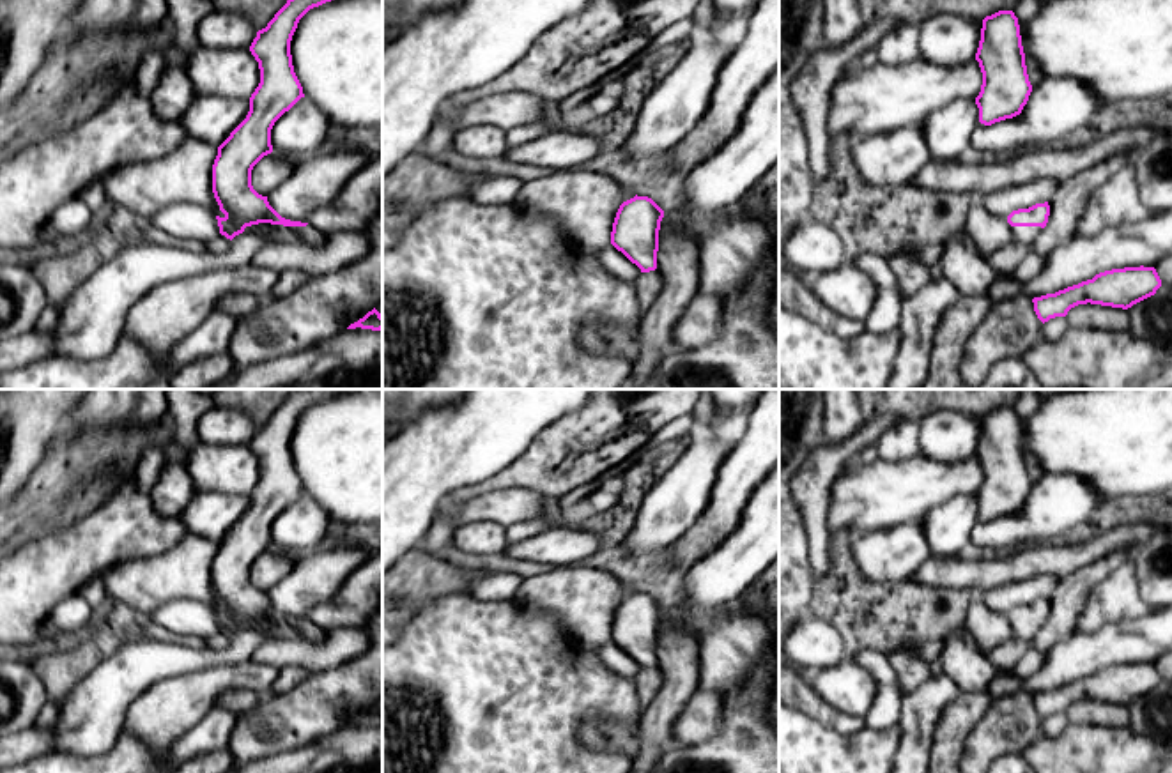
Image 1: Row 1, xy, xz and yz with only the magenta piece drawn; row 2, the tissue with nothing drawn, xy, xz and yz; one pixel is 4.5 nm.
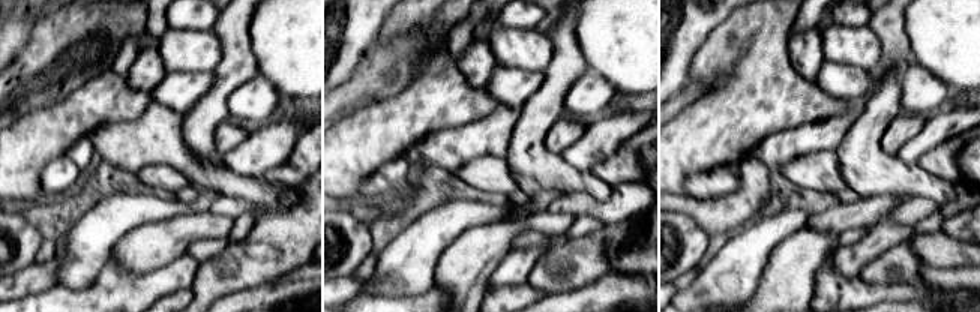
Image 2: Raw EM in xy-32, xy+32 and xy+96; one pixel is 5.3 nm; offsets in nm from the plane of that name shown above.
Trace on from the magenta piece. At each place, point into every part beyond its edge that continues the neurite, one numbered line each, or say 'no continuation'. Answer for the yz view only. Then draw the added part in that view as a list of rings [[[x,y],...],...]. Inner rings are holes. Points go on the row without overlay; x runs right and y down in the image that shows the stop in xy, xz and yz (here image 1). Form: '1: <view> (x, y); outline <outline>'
1: yz (1022, 630); outline [[[1011,623],[1013,635],[1025,642],[1030,642],[1041,628],[1041,623]]]

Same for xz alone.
no continuation

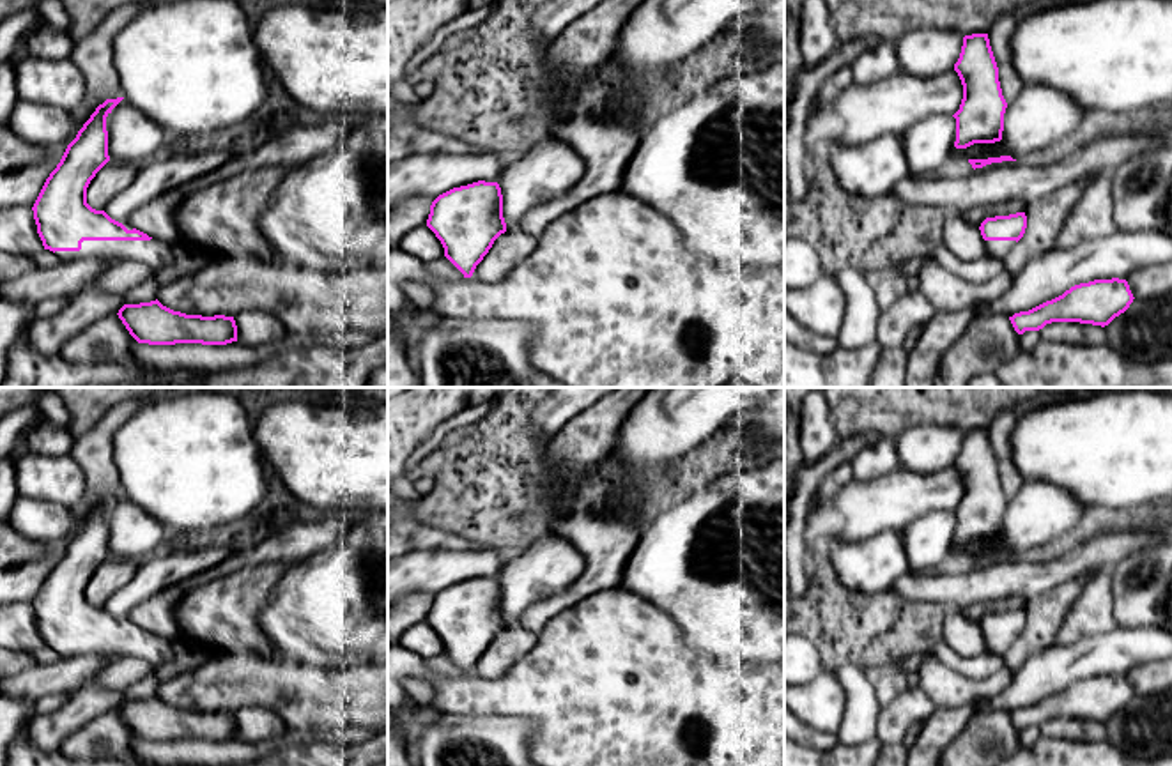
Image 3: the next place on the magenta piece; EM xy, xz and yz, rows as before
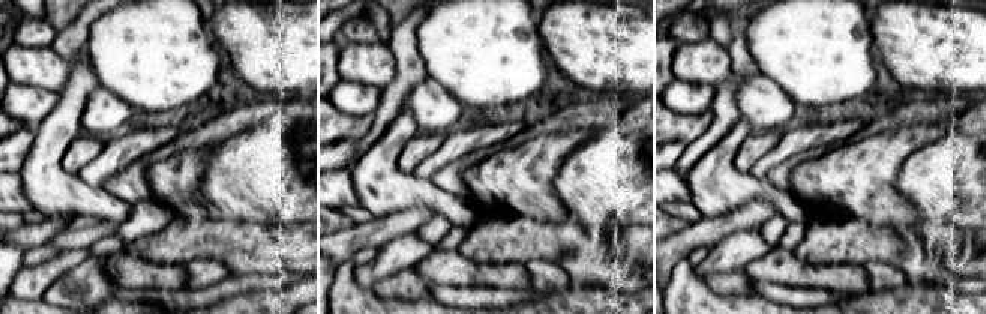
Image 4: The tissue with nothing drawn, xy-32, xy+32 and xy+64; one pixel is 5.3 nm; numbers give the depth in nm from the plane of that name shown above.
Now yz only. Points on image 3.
1: yz (994, 644); outline [[[984,637],[986,651],[999,656],[1006,655],[1014,642],[1016,637]]]

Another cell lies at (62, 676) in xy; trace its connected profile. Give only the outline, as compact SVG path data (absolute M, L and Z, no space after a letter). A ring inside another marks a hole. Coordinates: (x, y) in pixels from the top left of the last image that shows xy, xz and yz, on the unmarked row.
M81 653L53 663L34 663L27 670L4 678L0 693L27 701L71 693L119 658L108 653Z

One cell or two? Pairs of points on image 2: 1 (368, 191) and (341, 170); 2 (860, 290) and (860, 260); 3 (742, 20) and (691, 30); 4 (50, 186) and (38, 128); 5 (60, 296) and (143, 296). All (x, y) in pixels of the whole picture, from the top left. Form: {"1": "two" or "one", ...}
{"1": "two", "2": "two", "3": "two", "4": "two", "5": "one"}

